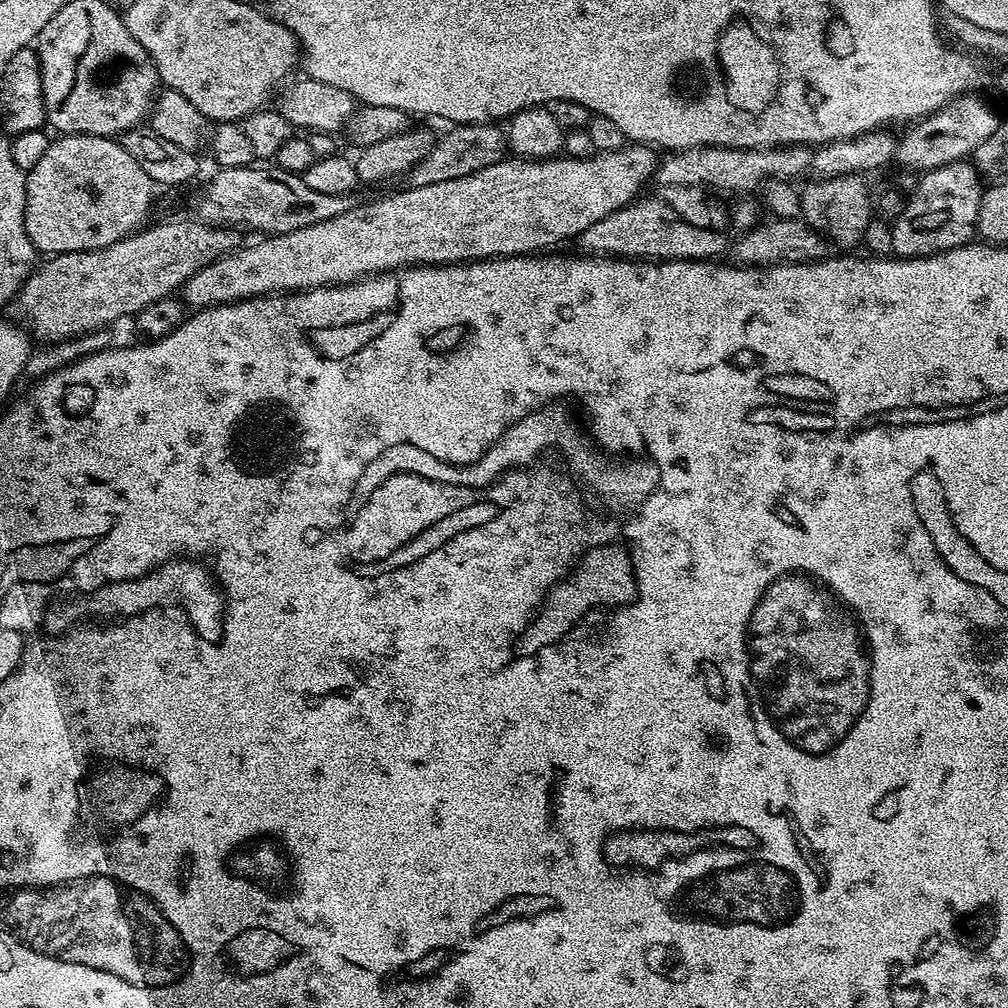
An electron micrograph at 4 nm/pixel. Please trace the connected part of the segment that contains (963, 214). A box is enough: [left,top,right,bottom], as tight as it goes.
[891,160,983,258]

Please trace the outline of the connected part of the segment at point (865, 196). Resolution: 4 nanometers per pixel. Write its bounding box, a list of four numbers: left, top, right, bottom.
[801,175,874,250]

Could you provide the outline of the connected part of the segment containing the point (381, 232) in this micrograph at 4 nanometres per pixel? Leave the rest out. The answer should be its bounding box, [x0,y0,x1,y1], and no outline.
[182,143,658,309]

